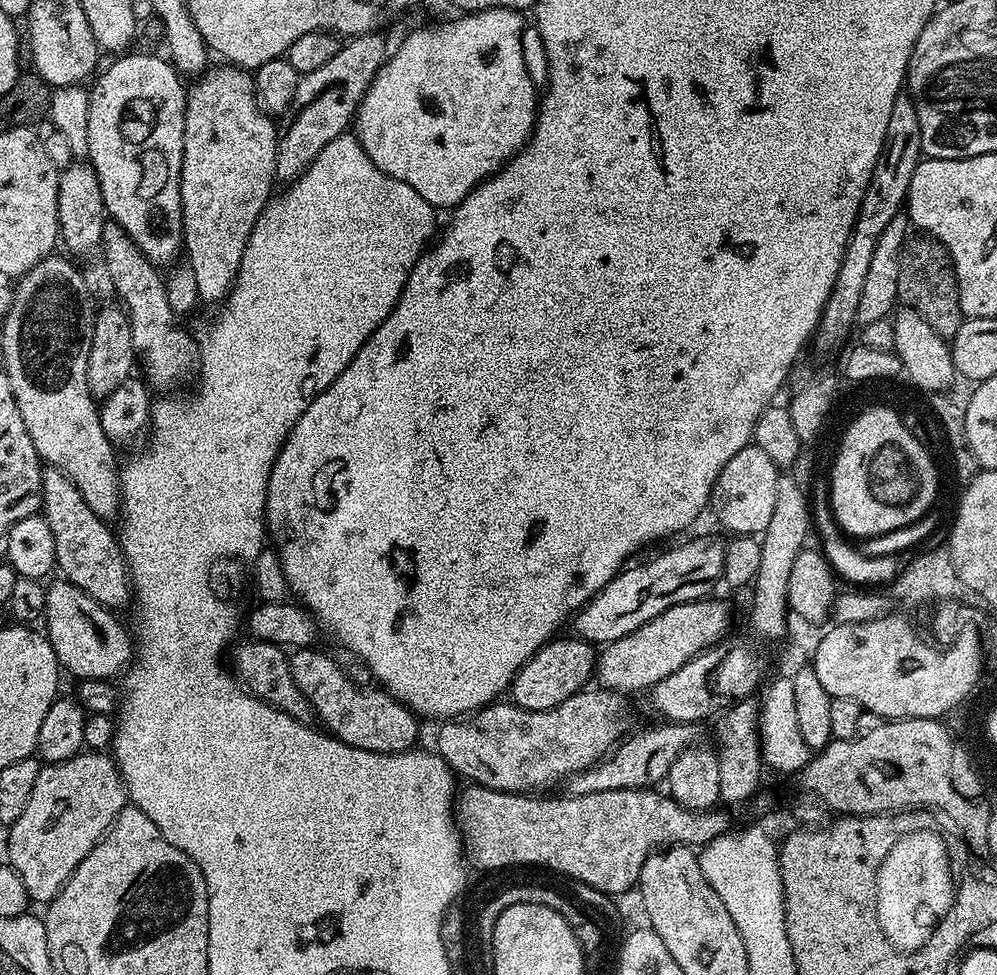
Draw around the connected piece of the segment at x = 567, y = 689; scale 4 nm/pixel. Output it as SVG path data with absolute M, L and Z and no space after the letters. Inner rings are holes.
M553 638L547 644L541 646L538 651L520 667L518 674L512 679L510 689L511 703L517 708L534 710L550 710L566 698L570 698L575 692L585 691L584 684L593 679L596 670L597 649L587 640L571 638L572 640L560 640Z

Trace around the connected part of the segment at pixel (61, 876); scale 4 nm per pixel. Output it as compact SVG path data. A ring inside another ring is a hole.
M88 750L66 762L44 764L22 818L7 829L6 860L22 878L29 901L47 906L125 807L124 780L111 755Z

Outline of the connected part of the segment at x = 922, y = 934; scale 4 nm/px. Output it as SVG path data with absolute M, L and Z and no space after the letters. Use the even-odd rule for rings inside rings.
M914 830L910 838L905 838L899 847L892 851L883 872L880 872L880 905L876 907L878 926L882 934L898 948L900 938L908 942L914 940L914 947L927 944L936 926L930 926L930 920L939 924L940 919L934 914L947 914L954 901L954 881L952 882L952 864L948 861L948 848L944 840L936 832L920 832ZM928 910L928 912L922 912ZM914 926L914 928L912 928ZM926 926L930 930L926 930Z

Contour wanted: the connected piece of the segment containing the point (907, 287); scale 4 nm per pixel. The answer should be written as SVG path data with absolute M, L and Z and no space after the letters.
M917 236L911 237L904 245L899 258L898 272L898 298L899 301L909 308L913 308L920 317L933 326L936 333L945 340L951 340L956 336L964 321L964 315L960 306L958 294L956 270L952 264L952 258L948 248L935 237Z

